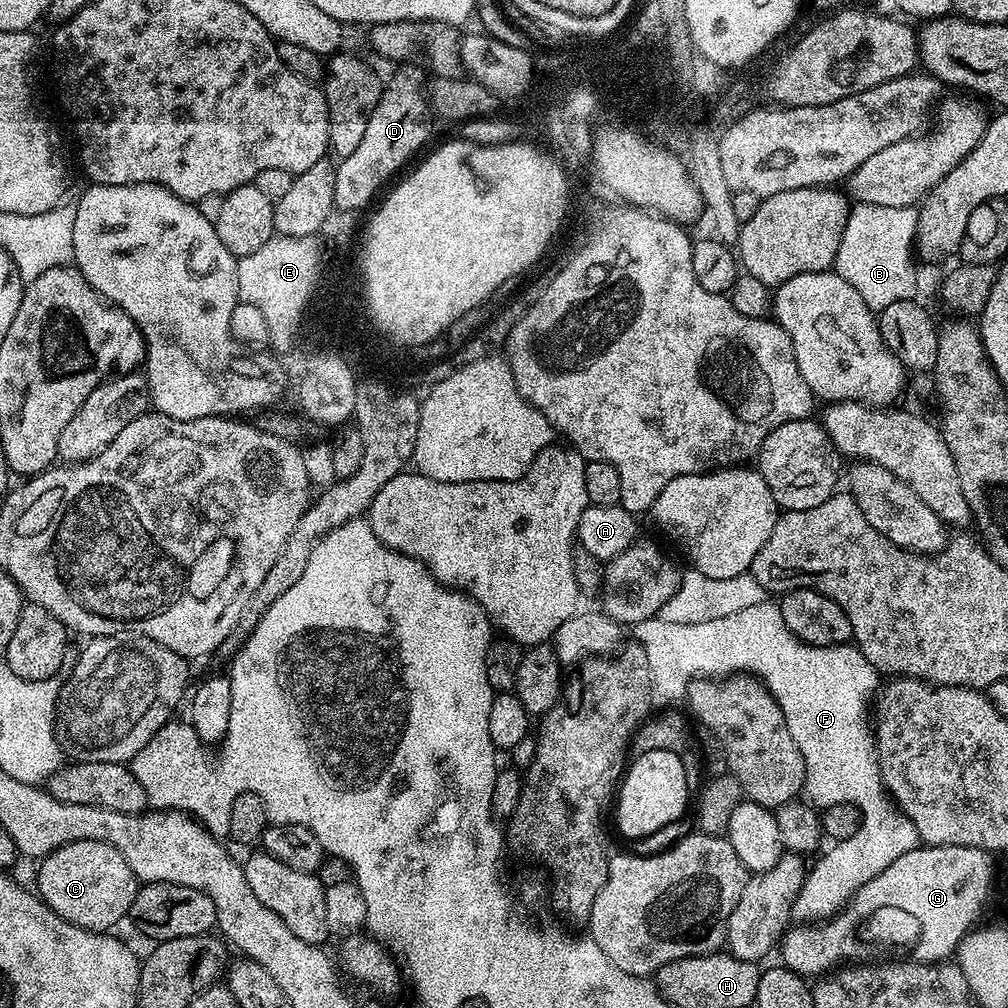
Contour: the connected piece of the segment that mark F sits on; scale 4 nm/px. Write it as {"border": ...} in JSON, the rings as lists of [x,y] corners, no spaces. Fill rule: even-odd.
{"border":[[[771,602],[749,606],[747,610],[738,610],[738,614],[726,614],[726,618],[713,618],[711,622],[662,622],[659,615],[655,615],[638,622],[634,632],[635,643],[646,654],[646,662],[652,671],[652,687],[659,695],[661,692],[664,696],[683,697],[689,684],[697,678],[751,674],[763,680],[778,702],[790,734],[804,759],[804,792],[807,799],[820,810],[835,804],[853,804],[859,808],[864,821],[858,834],[854,834],[854,838],[833,843],[832,849],[813,868],[811,865],[792,907],[792,920],[797,925],[812,926],[831,920],[847,906],[859,888],[866,886],[870,878],[878,878],[878,874],[882,874],[882,870],[886,870],[886,866],[897,859],[896,820],[900,820],[904,813],[884,787],[884,777],[880,774],[880,753],[876,751],[876,738],[870,727],[870,705],[878,692],[876,668],[851,643],[810,646],[802,642],[788,629],[786,622],[782,622],[779,607]]]}

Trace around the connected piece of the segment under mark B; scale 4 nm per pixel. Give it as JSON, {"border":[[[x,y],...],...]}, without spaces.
{"border":[[[873,204],[851,205],[846,222],[846,230],[842,234],[842,242],[838,246],[834,271],[858,294],[862,294],[862,302],[875,313],[880,313],[886,306],[894,302],[911,300],[916,293],[916,268],[912,265],[914,260],[914,241],[916,239],[916,227],[920,209],[916,206],[874,206]]]}

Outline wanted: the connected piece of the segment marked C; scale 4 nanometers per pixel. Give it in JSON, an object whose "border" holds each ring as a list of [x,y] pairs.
{"border":[[[93,840],[70,842],[43,857],[39,864],[36,872],[38,895],[66,922],[88,932],[107,933],[128,916],[138,891],[138,881],[126,858],[122,858],[114,846]]]}

